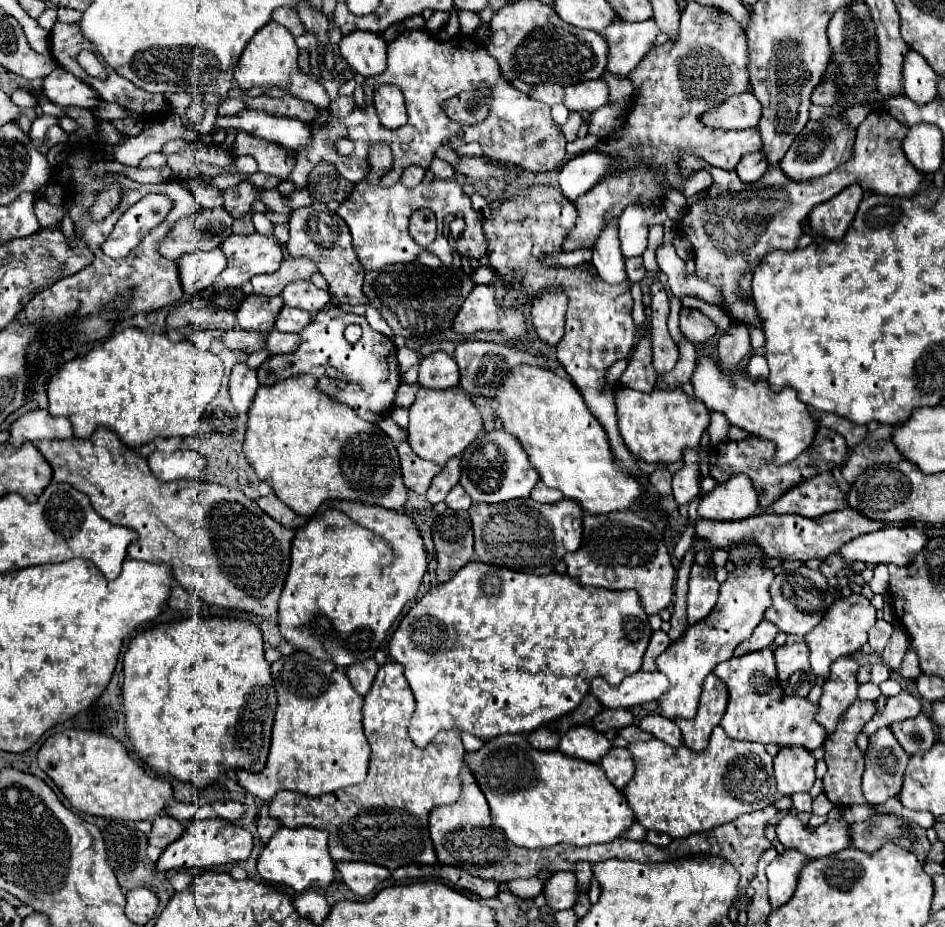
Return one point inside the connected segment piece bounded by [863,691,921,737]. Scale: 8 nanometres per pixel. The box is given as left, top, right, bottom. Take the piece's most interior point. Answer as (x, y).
(904, 706)

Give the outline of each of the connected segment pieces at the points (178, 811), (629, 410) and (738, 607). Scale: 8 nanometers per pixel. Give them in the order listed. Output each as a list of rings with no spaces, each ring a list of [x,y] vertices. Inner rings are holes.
[[[171,803],[165,807],[165,813],[169,813],[169,817],[177,817],[177,821],[181,823],[189,823],[191,819],[195,819],[195,805],[193,803]]]
[[[617,385],[615,389],[619,431],[633,455],[647,463],[675,463],[683,459],[685,449],[699,447],[701,435],[709,425],[709,409],[701,401],[681,389],[653,389],[651,393],[641,393],[625,385]]]
[[[739,543],[729,549],[729,561],[735,563],[735,571],[721,585],[719,601],[713,613],[705,617],[705,621],[687,627],[687,631],[657,657],[657,669],[669,677],[669,689],[657,701],[659,713],[667,719],[693,719],[697,715],[703,679],[711,673],[711,669],[715,669],[715,665],[733,657],[735,647],[751,637],[753,629],[763,619],[765,609],[771,605],[769,585],[775,575],[771,569],[763,567],[765,559],[761,549],[751,543]]]

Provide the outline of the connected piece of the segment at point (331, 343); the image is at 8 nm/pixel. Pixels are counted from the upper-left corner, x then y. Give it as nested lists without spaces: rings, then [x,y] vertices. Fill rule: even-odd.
[[[339,307],[323,309],[313,315],[313,321],[301,331],[301,345],[287,355],[271,355],[257,369],[261,385],[275,385],[293,375],[311,375],[317,381],[317,389],[337,403],[349,405],[361,419],[377,423],[379,417],[389,417],[397,389],[401,385],[401,373],[395,357],[395,345],[389,337],[373,331],[365,317],[345,313]],[[349,323],[359,323],[363,335],[357,343],[347,343],[343,331]],[[273,371],[273,375],[265,375]]]

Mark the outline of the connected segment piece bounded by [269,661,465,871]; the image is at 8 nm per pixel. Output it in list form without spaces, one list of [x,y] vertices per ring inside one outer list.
[[[393,661],[385,663],[363,701],[363,727],[371,745],[367,779],[361,785],[321,797],[281,791],[269,803],[269,815],[289,829],[313,827],[329,831],[329,853],[335,863],[367,861],[385,865],[391,871],[411,863],[437,863],[427,819],[433,807],[449,805],[461,795],[459,771],[465,749],[459,729],[441,731],[429,747],[417,749],[407,735],[413,711],[415,697],[401,665]]]

